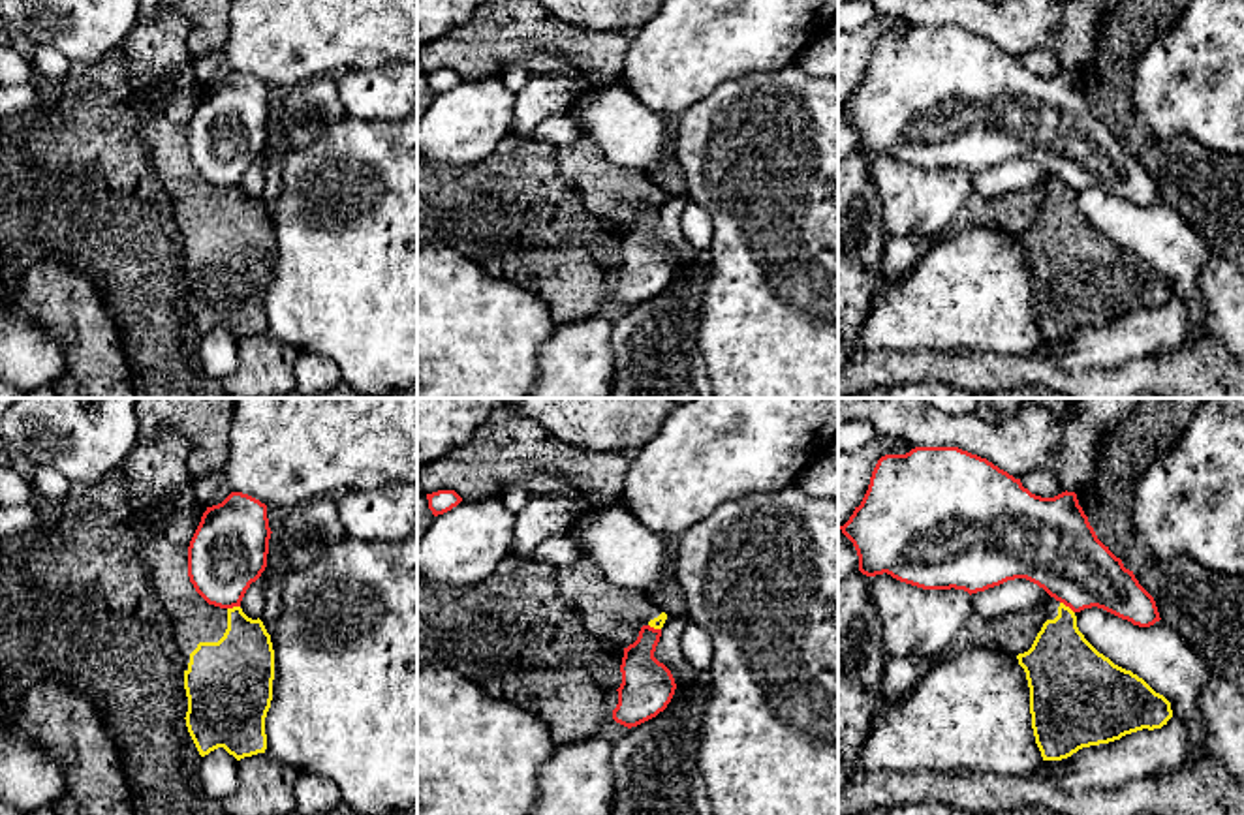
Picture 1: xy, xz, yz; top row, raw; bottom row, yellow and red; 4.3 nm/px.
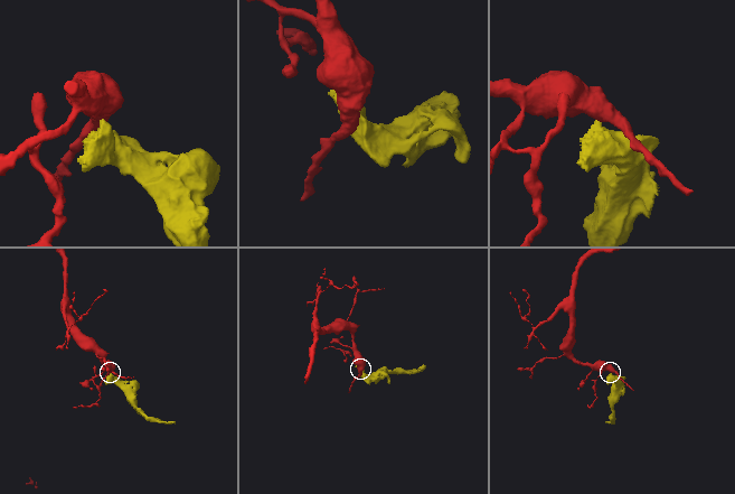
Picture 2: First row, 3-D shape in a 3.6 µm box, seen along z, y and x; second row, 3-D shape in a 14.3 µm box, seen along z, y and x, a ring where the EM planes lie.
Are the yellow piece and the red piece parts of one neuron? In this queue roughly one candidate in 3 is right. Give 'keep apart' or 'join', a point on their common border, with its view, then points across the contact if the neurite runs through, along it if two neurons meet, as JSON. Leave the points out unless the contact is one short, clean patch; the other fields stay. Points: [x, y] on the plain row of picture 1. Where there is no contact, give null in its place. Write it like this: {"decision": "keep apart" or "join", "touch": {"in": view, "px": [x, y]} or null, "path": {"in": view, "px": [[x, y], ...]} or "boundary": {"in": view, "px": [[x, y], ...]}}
{"decision": "keep apart", "touch": {"in": "yz", "px": [1068, 186]}, "boundary": {"in": "yz", "px": [[1060, 181], [1073, 192]]}}

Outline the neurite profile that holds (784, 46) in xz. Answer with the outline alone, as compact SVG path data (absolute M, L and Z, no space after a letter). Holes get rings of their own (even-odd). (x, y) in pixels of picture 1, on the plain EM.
M665 0L660 11L631 34L622 85L652 111L678 116L729 79L793 64L804 47L829 34L836 17L838 0Z

